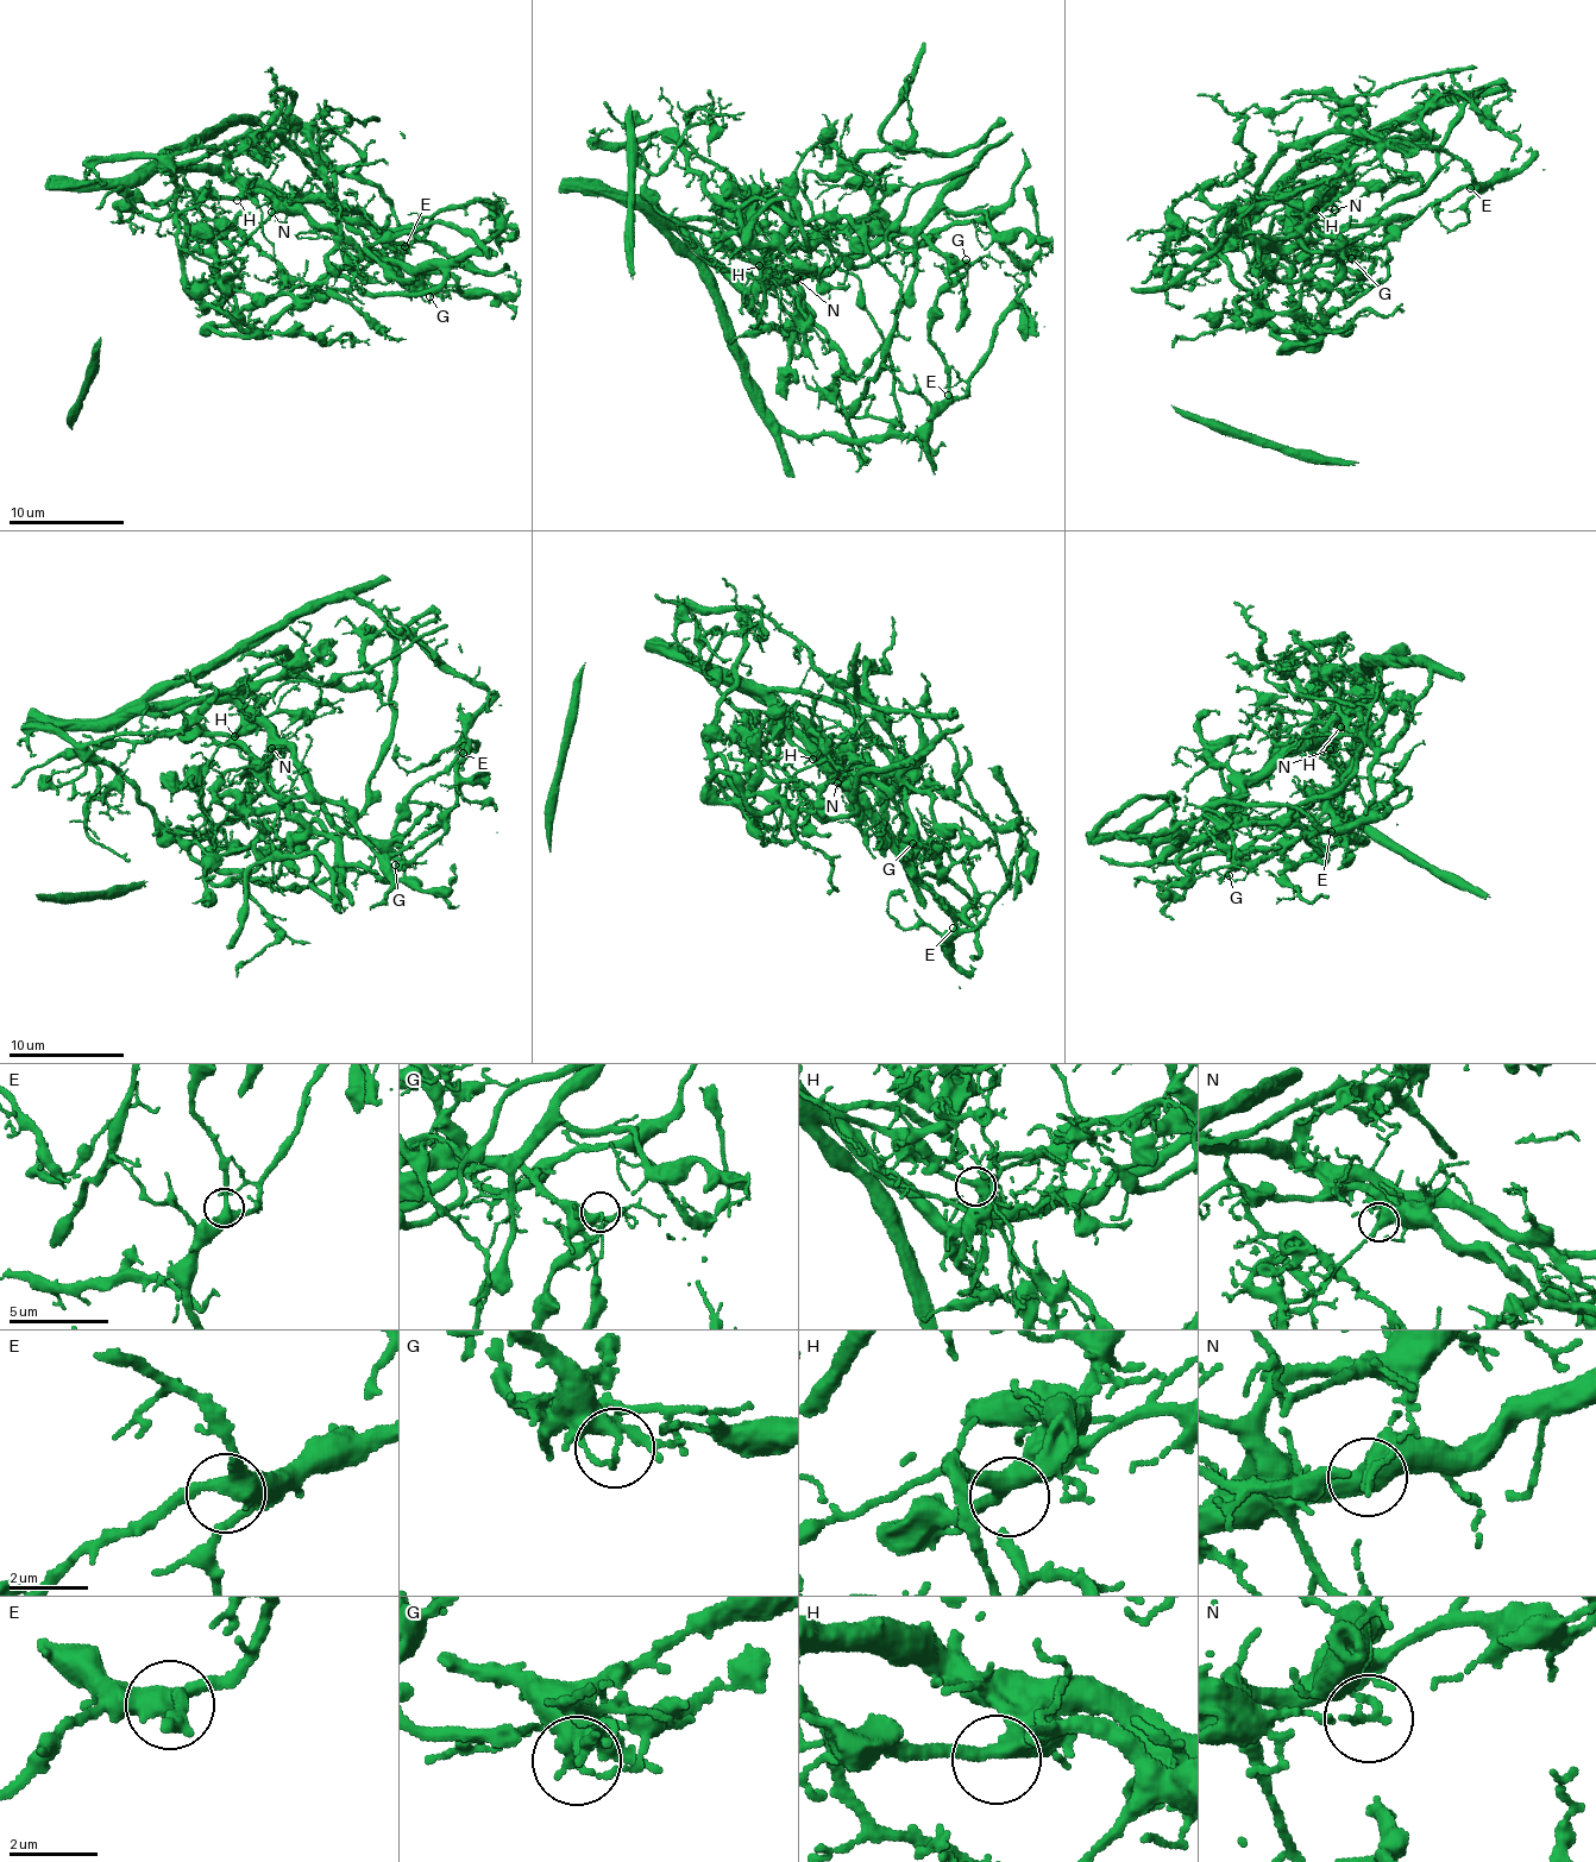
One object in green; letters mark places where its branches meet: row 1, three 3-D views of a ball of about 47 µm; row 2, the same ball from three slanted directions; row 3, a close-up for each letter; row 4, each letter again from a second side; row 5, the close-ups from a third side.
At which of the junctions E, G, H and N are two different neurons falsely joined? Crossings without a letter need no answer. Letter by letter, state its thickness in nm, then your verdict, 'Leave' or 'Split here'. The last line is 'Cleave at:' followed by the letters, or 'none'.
E: Thickness 400 nm. Leave
G: Thickness 190 nm. Split here
H: Thickness 360 nm. Leave
N: Thickness 160 nm. Split here
Cleave at: G, N

